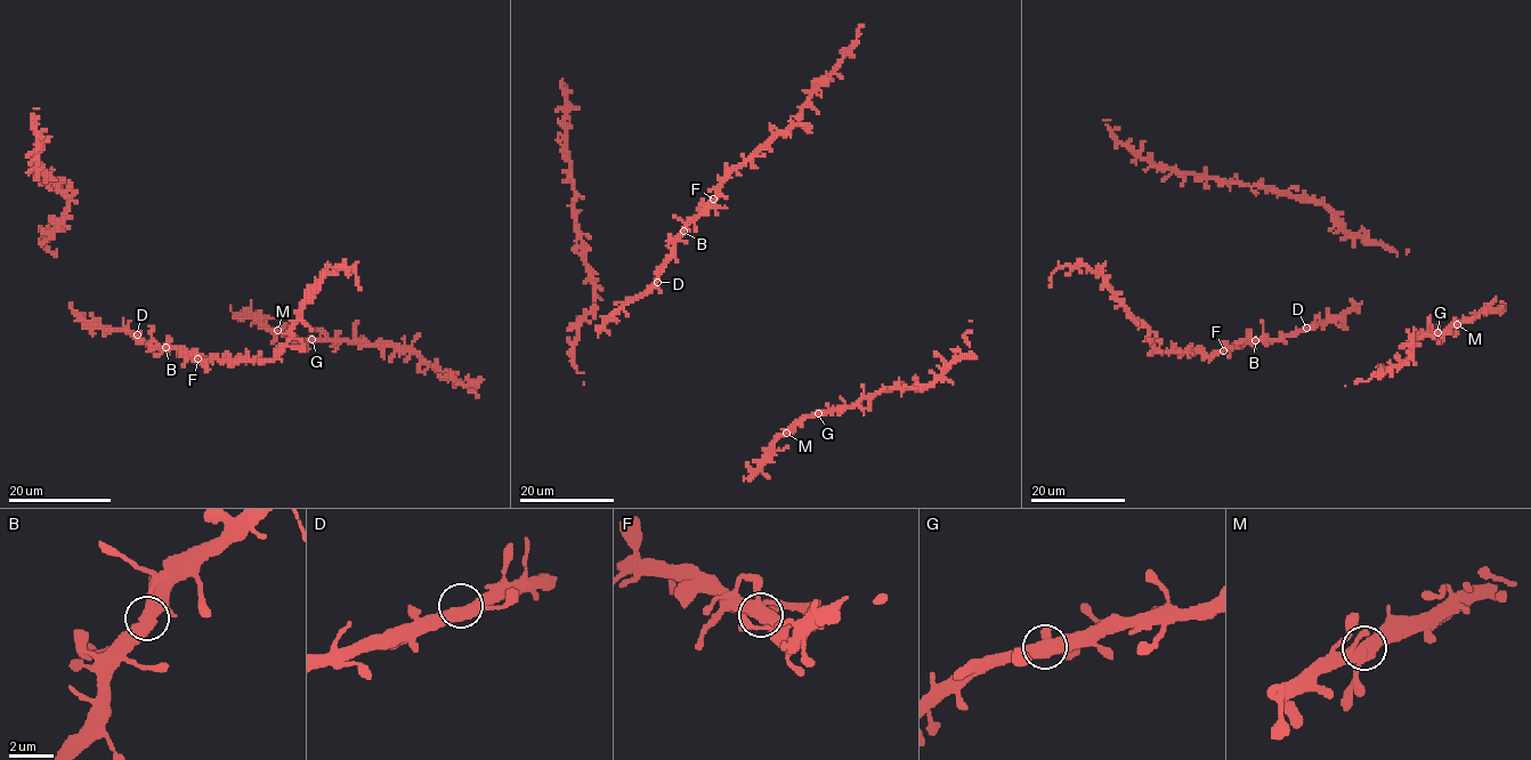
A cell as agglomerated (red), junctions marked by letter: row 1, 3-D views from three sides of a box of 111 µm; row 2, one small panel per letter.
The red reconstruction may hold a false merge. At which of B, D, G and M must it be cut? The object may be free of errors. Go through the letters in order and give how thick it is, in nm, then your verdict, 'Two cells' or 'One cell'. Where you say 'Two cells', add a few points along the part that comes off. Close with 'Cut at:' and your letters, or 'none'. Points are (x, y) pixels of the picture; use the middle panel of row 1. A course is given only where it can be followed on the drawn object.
B: Thickness 500 nm. One cell
D: Thickness 440 nm. One cell
G: Thickness 440 nm. One cell
M: Thickness 440 nm. One cell
Cut at: none

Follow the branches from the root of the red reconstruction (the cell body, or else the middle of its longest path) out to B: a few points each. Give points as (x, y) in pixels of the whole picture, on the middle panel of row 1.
B: (654, 282), (683, 231)

